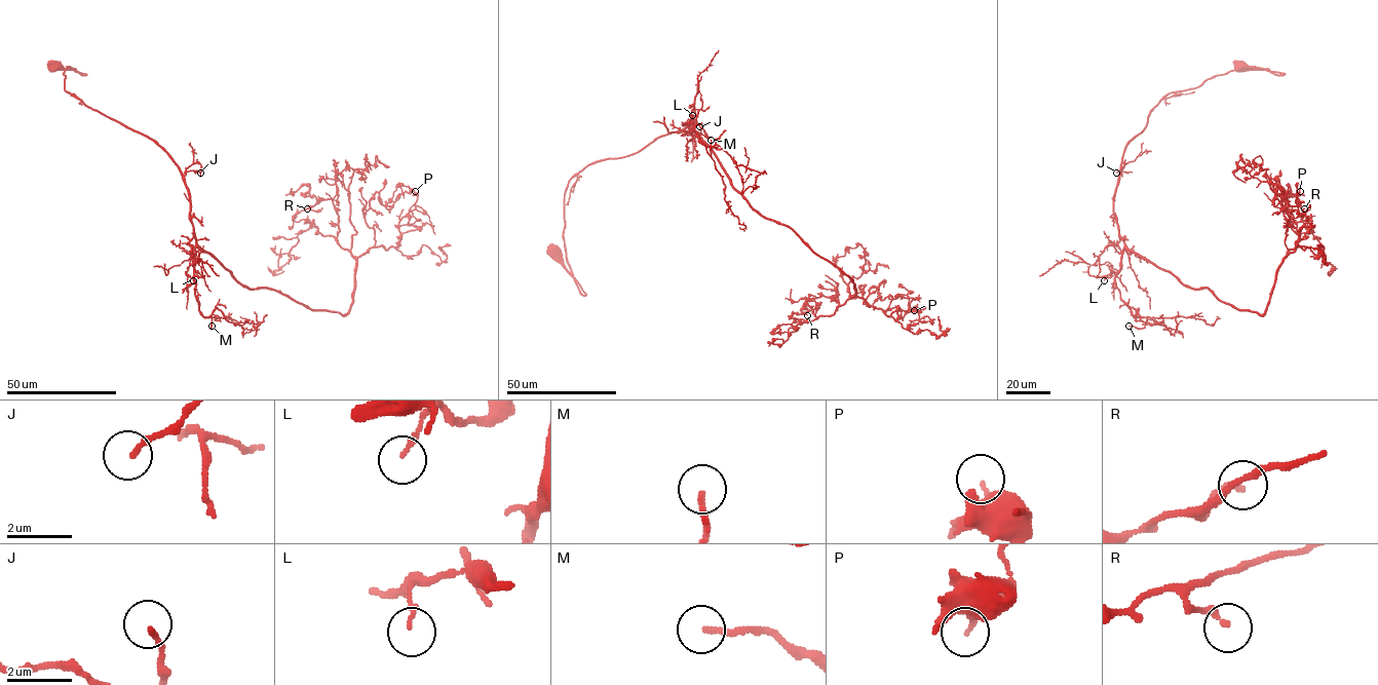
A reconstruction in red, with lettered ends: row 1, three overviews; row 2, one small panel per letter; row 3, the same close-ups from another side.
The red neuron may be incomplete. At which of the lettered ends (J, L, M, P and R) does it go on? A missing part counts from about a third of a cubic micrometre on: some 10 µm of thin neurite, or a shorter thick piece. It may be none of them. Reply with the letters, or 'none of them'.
J

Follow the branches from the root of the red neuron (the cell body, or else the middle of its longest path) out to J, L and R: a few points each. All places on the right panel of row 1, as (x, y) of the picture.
J: (1240, 66), (1263, 69), (1242, 67), (1163, 98), (1127, 145), (1119, 175), (1125, 164), (1116, 173)
L: (1240, 66), (1263, 69), (1242, 67), (1170, 92), (1127, 145), (1113, 202), (1124, 249), (1119, 269), (1104, 280)
R: (1240, 66), (1263, 69), (1150, 111), (1121, 160), (1119, 237), (1262, 314), (1311, 225), (1304, 208)

